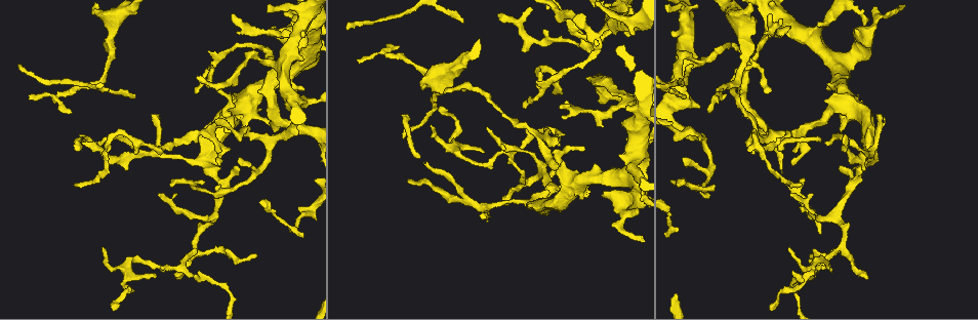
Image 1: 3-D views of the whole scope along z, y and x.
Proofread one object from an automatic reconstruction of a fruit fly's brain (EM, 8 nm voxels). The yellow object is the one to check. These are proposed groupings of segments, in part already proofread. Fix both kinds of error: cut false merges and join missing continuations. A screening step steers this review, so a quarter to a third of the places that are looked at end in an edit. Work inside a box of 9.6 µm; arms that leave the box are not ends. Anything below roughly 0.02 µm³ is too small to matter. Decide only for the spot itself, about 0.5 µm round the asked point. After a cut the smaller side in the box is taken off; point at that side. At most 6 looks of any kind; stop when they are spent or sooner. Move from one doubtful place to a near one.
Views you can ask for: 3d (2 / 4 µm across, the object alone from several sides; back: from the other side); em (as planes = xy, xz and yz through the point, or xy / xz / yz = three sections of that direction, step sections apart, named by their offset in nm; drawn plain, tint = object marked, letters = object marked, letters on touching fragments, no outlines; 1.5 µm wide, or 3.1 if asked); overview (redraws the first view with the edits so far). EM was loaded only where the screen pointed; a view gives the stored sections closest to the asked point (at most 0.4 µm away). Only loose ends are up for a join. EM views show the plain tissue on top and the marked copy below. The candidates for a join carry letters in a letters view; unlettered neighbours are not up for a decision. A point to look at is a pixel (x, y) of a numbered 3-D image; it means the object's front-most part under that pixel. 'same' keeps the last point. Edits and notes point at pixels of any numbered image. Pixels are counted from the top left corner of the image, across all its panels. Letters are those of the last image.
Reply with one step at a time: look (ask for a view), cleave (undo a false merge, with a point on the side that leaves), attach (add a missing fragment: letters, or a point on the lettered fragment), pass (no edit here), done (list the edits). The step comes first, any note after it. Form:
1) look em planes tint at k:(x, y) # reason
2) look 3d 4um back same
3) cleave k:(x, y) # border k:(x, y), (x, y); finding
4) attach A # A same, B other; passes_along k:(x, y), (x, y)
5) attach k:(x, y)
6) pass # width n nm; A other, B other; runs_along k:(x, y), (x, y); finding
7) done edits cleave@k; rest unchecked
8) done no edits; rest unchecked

look em planes letters at 1:(250, 57) # sharp bend

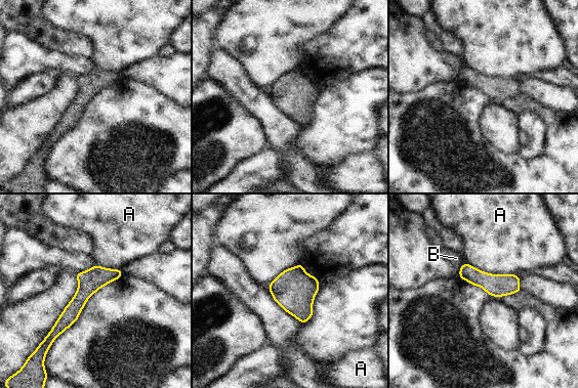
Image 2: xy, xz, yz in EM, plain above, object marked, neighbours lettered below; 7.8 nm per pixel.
pass # A other, B other; runs_along 2:(119, 273), (100, 276), (53, 336); one cell here

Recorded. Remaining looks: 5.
look em planes letters at 1:(347, 30) # an open end

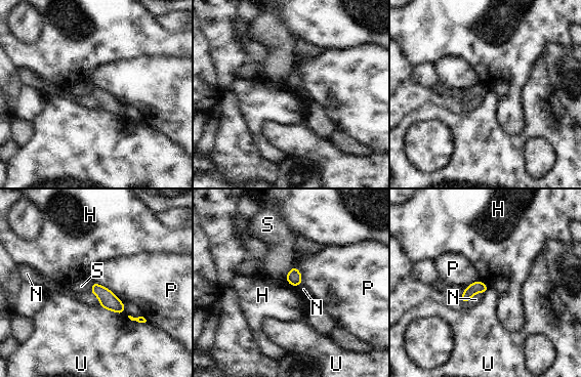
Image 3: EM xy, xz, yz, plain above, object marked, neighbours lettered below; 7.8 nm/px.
pass # width 90 nm; H other, N other, P other, S other, U other; border 3:(285, 277), (290, 284), (299, 286); none of them fits

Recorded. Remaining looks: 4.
look em planes tint at 1:(98, 143) # branch stops here

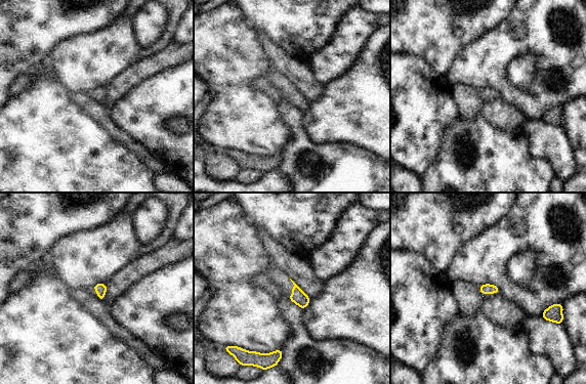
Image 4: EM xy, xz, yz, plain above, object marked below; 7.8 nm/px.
look em planes letters same

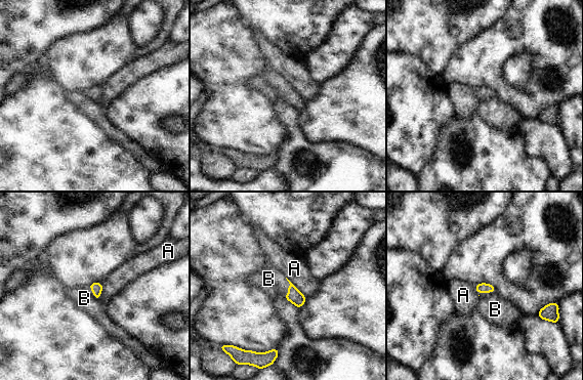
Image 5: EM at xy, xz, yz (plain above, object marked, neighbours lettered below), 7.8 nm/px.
pass # A other, B other; border 5:(495, 291), (480, 291), (477, 294); no lettered fragment goes on from it

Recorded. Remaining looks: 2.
done no edits; rest unchecked

